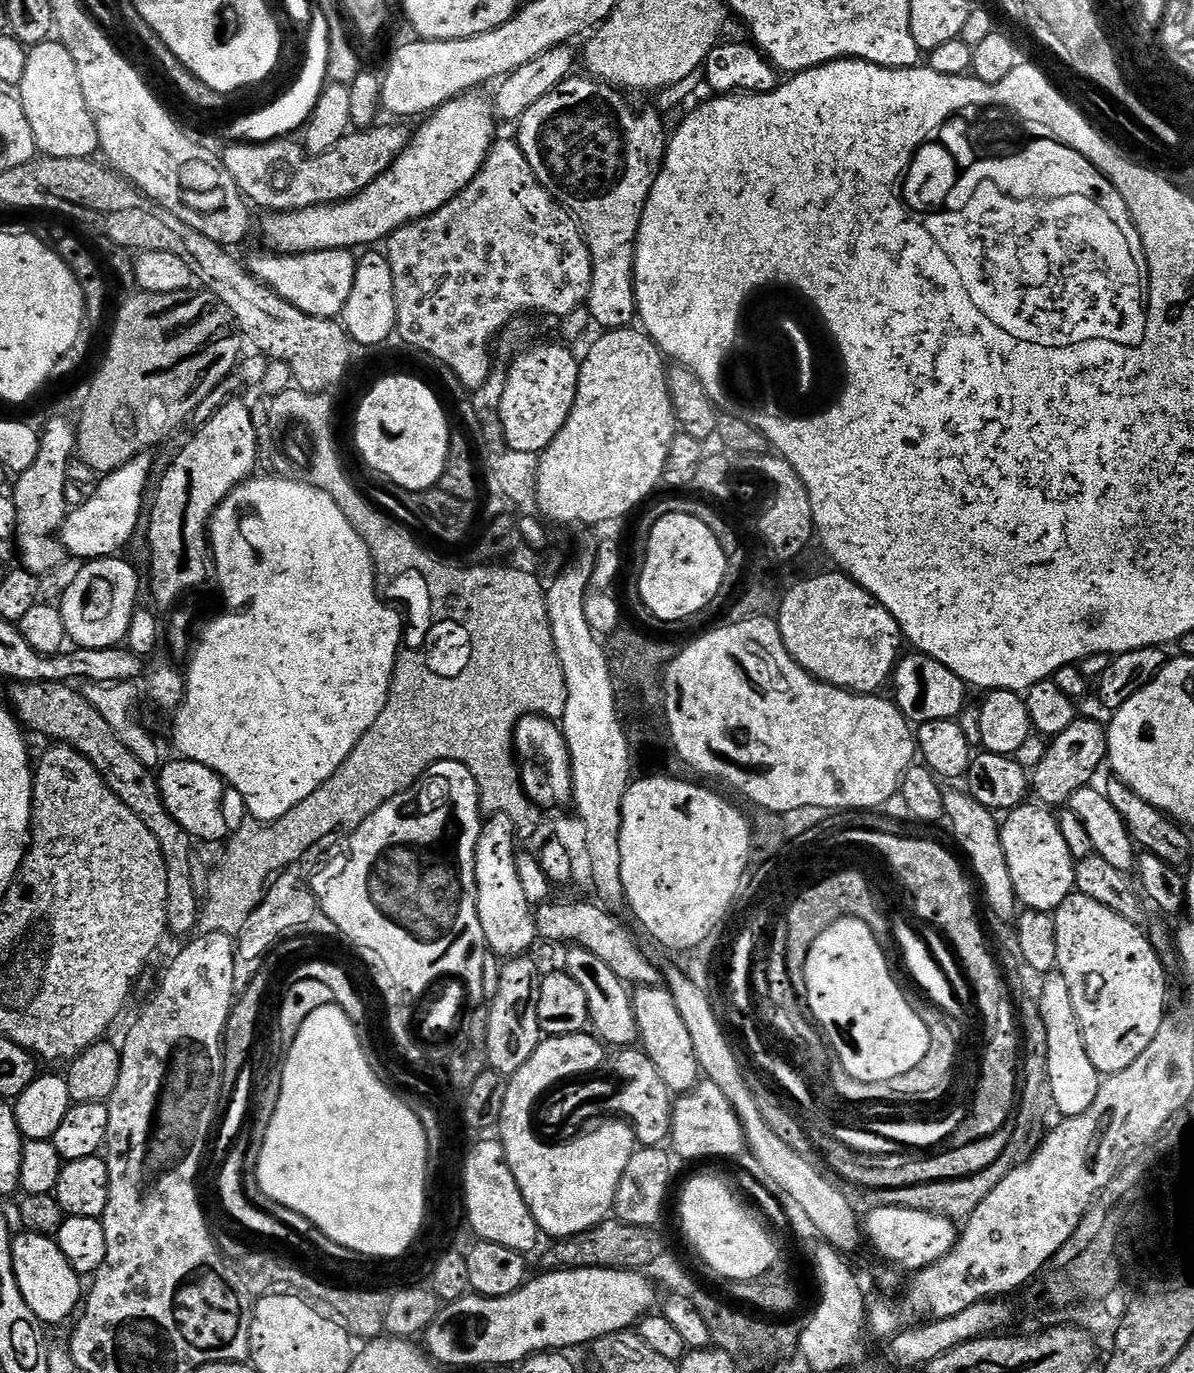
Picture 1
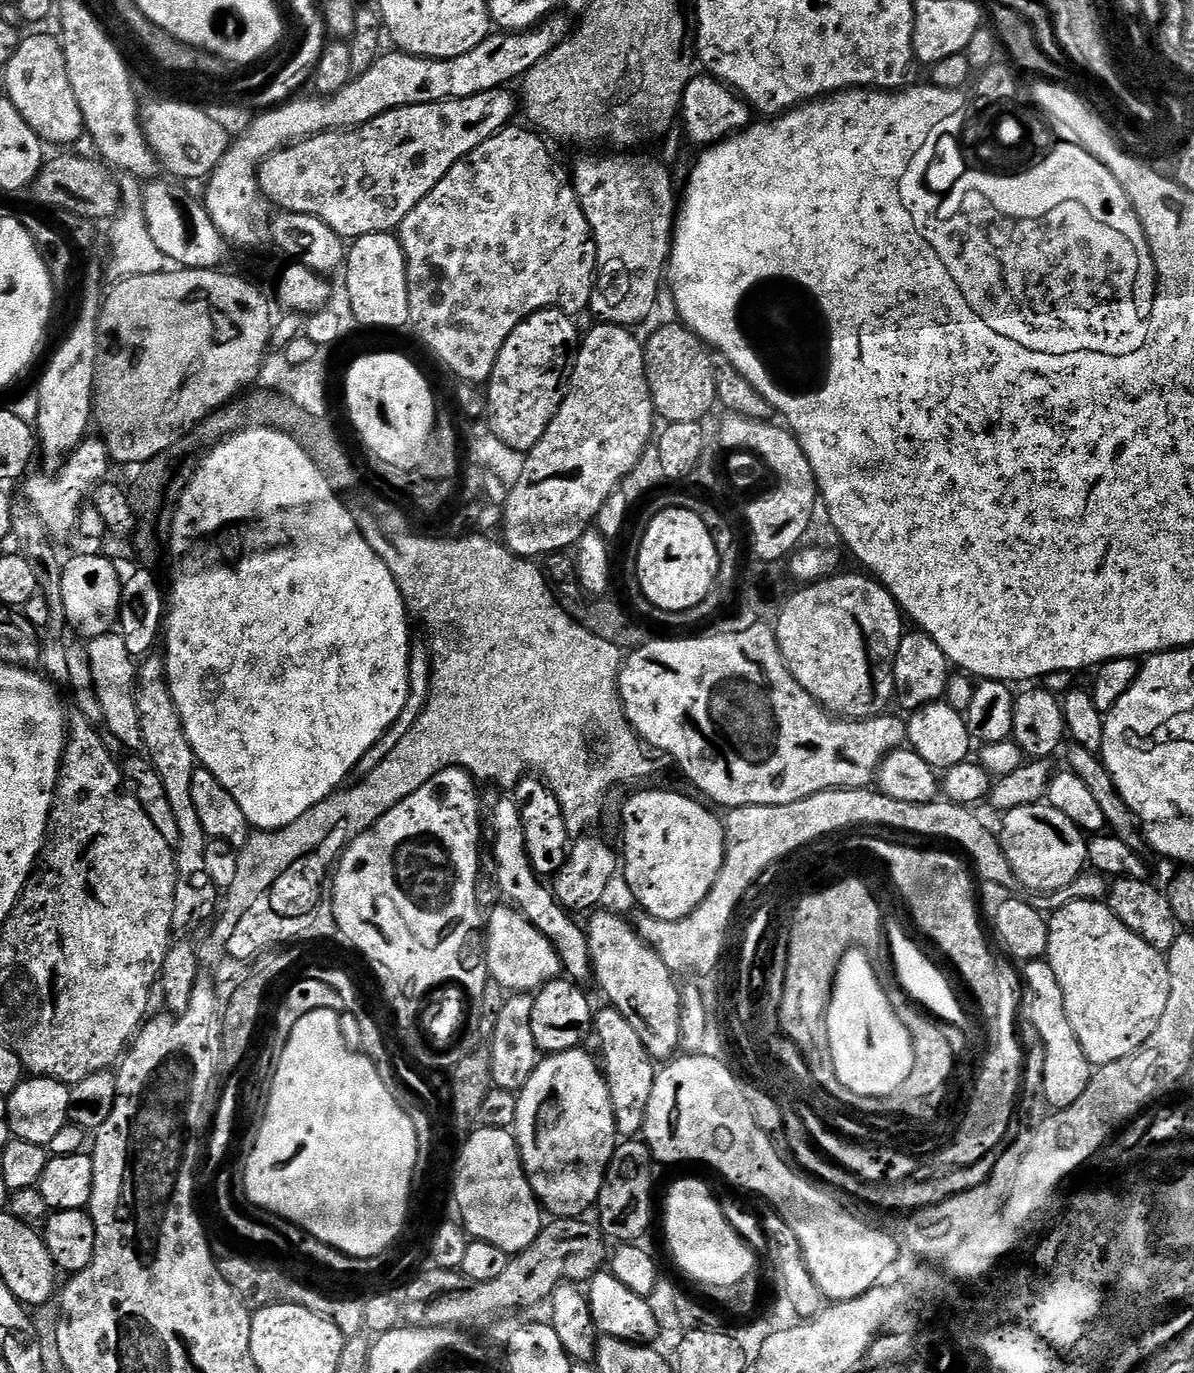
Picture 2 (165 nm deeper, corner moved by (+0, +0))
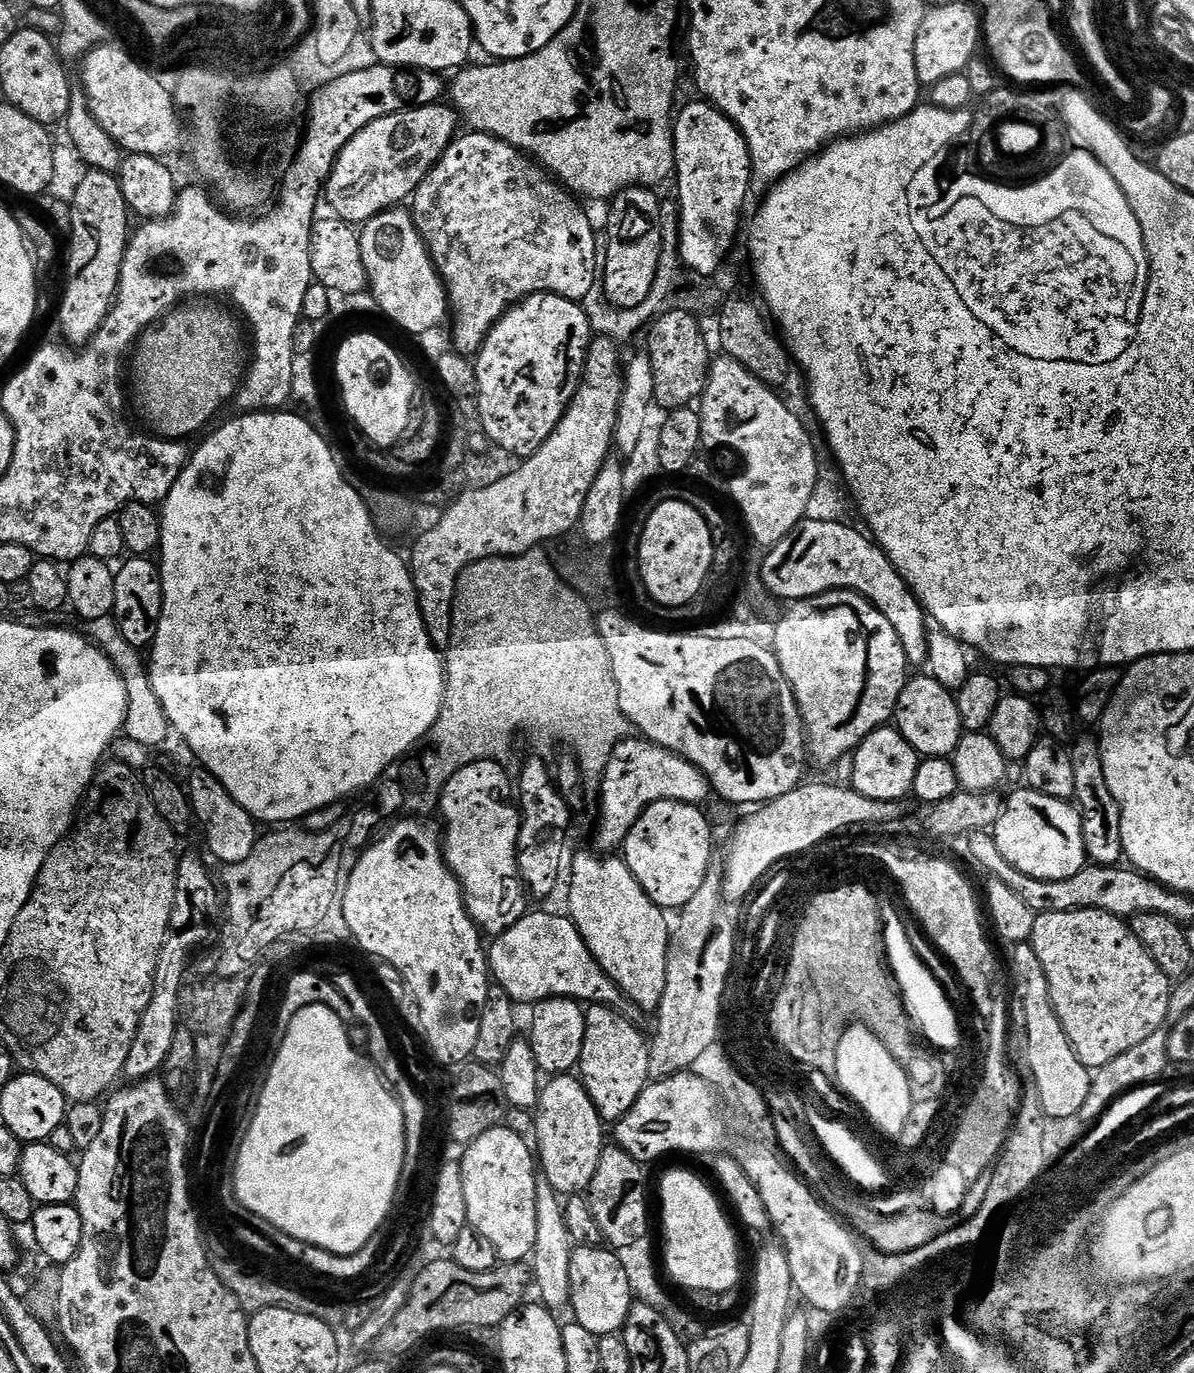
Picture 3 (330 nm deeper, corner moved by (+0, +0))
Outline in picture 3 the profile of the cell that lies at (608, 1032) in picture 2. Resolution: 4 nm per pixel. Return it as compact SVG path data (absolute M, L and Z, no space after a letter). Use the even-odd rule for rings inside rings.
M603 1004L591 1005L585 1011L584 1018L586 1036L582 1042L578 1079L586 1094L590 1094L590 1102L594 1102L601 1120L615 1122L630 1112L642 1090L650 1083L650 1044L646 1036L644 1040L633 1021Z

